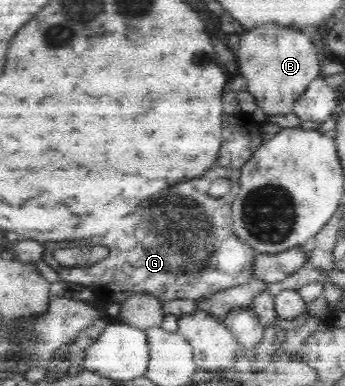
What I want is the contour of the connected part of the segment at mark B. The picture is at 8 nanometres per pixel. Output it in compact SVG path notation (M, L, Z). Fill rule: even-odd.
M262 23L242 35L235 53L239 73L247 81L250 94L256 98L256 107L270 116L290 113L293 103L314 78L322 75L314 41L300 30L282 29L274 23Z

